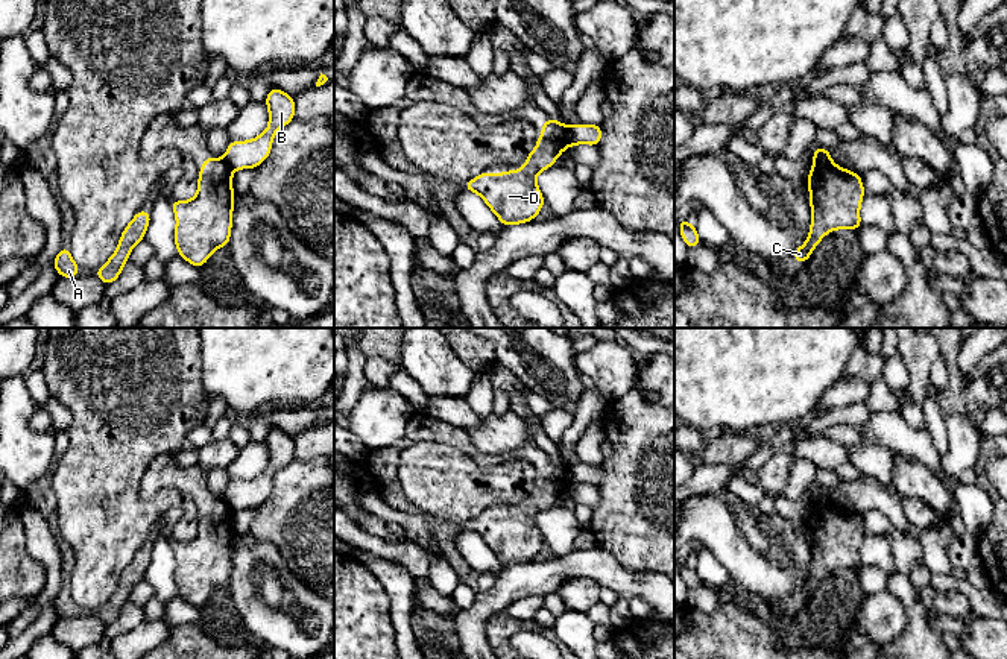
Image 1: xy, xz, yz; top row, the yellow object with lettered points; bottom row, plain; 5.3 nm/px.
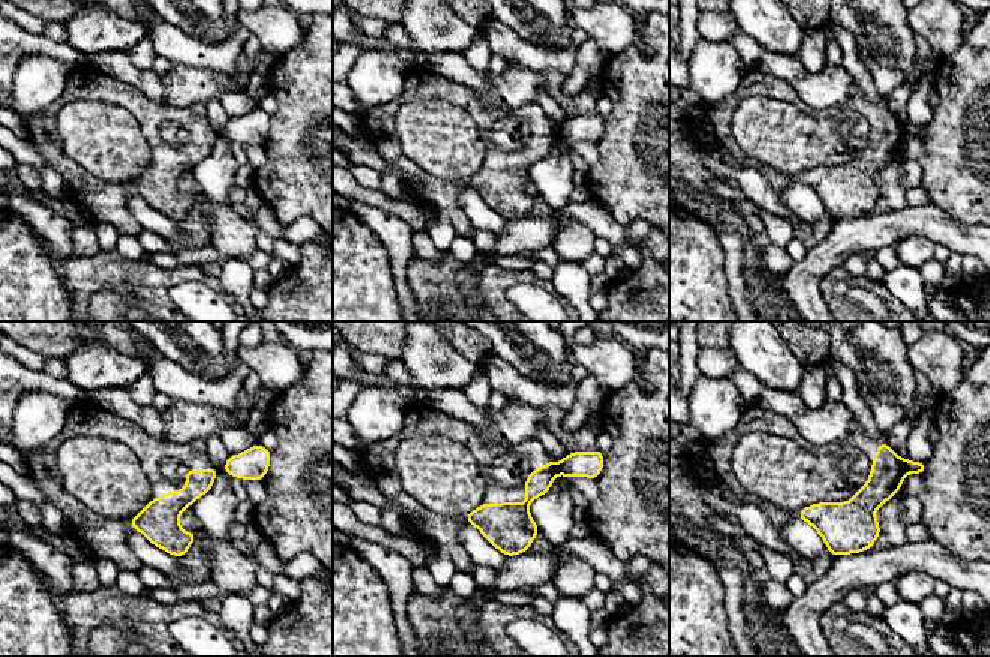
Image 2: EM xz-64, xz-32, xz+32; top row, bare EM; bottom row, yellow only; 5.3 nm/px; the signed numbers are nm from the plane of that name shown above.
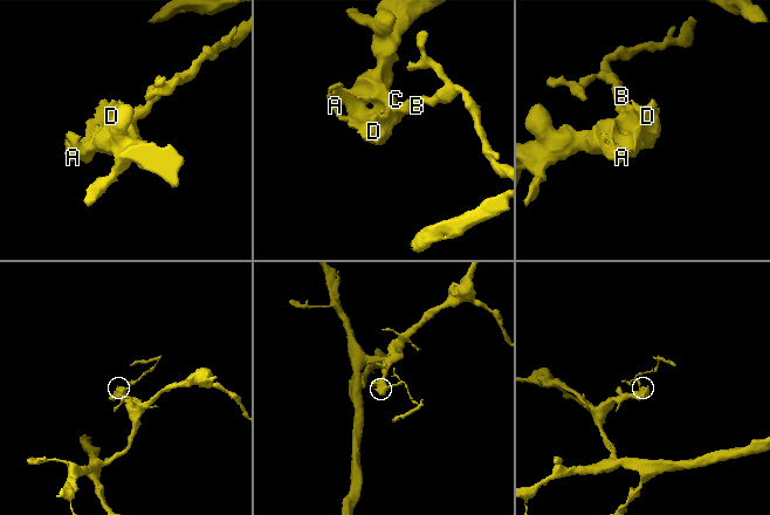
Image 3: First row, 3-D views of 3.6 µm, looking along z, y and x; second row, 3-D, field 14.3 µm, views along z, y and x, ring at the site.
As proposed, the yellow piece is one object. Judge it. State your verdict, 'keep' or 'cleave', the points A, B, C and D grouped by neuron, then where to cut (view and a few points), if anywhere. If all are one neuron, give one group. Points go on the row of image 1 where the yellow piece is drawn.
cleave; groups A C D / B; cut xz (567, 126), (567, 141), (570, 145)

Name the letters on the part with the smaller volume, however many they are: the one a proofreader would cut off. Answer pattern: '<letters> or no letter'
B

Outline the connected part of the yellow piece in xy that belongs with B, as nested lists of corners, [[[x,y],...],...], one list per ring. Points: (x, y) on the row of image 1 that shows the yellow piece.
[[[272,87],[264,103],[269,109],[267,129],[248,141],[229,141],[225,161],[231,170],[257,169],[270,155],[272,141],[278,129],[295,118],[295,99]]]

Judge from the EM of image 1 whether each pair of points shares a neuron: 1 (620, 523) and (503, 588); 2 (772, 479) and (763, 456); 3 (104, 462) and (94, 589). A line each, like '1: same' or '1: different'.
1: different
2: different
3: same

